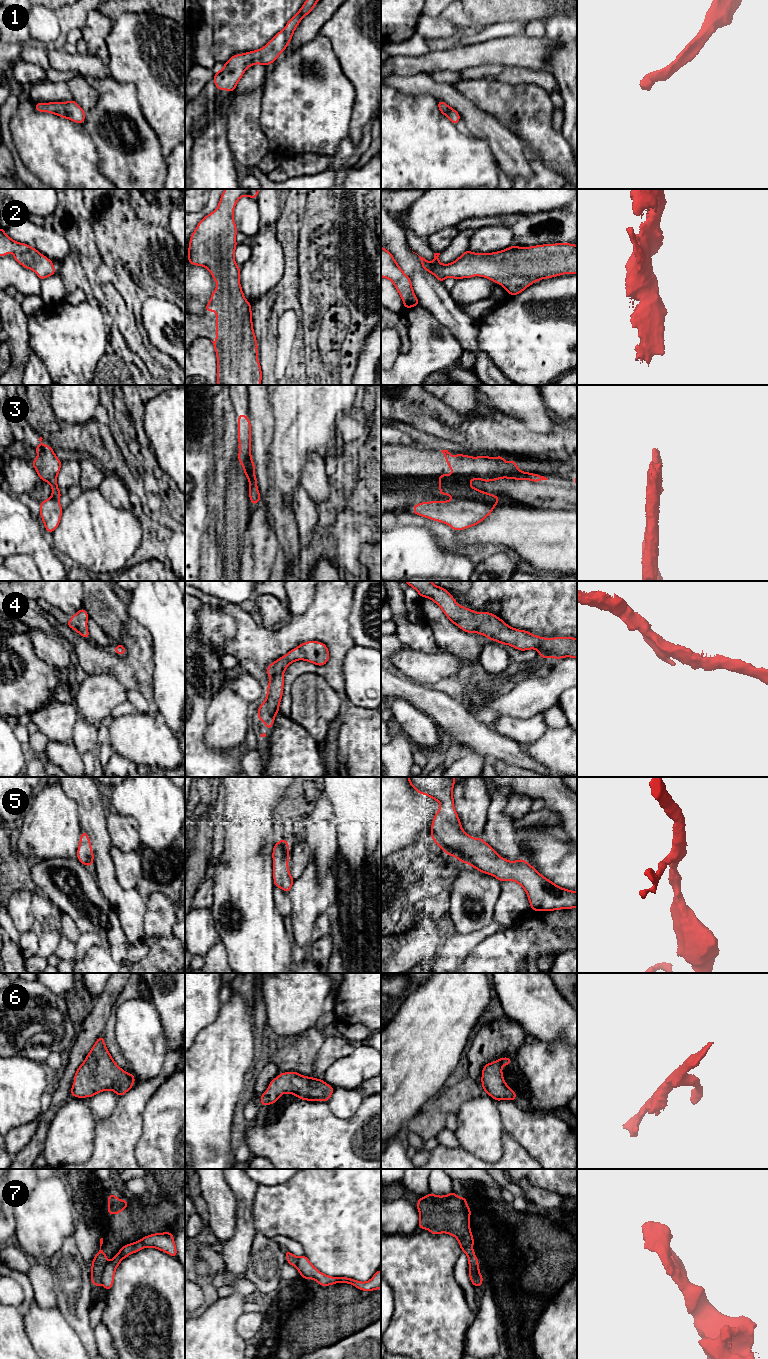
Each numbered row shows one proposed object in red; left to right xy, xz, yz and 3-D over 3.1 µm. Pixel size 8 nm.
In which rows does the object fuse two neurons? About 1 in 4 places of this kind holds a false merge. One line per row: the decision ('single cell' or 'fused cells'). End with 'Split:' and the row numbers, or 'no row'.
1: single cell
2: single cell
3: fused cells
4: single cell
5: single cell
6: single cell
7: fused cells
Split: 3, 7

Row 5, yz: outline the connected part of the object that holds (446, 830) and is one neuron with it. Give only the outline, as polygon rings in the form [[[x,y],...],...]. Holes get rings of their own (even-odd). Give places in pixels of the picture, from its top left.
[[[455,777],[407,778],[417,793],[427,795],[440,803],[439,811],[433,817],[431,838],[447,855],[456,857],[460,862],[467,863],[482,873],[496,877],[500,882],[517,882],[526,891],[532,911],[553,911],[577,907],[577,891],[570,891],[554,884],[523,858],[517,861],[508,861],[500,857],[482,838],[473,838],[462,829],[454,808],[453,786],[456,781]]]

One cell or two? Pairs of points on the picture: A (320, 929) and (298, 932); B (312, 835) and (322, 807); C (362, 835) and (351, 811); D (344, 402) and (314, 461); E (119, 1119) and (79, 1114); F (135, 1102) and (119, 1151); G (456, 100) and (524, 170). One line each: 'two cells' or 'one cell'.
A: two cells
B: one cell
C: one cell
D: two cells
E: two cells
F: one cell
G: one cell

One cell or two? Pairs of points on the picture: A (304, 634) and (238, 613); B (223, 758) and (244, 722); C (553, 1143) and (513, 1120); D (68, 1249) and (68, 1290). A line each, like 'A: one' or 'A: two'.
A: one
B: two
C: one
D: one

